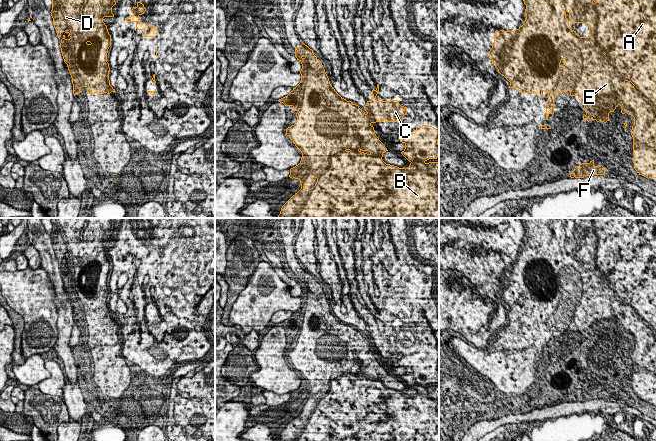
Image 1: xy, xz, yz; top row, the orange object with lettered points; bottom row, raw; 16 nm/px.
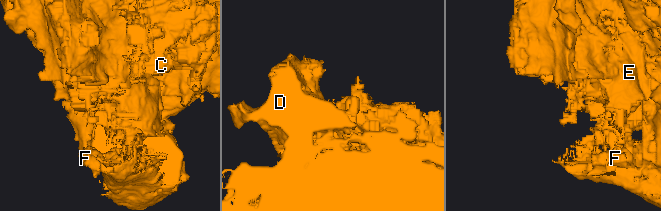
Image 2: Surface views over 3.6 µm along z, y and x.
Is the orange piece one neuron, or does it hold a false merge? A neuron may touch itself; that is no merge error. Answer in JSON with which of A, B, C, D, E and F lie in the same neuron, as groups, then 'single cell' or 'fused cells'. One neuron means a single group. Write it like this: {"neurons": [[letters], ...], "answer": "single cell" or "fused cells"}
{"neurons": [["A", "B", "C", "D", "E", "F"]], "answer": "single cell"}

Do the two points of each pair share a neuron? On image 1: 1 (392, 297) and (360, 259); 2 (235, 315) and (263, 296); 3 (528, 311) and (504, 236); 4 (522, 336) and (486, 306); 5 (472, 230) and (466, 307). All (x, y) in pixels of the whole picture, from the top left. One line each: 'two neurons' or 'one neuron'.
1: one neuron
2: one neuron
3: two neurons
4: two neurons
5: one neuron

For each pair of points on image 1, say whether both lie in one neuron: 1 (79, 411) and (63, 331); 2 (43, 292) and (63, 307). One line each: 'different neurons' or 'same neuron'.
1: different neurons
2: different neurons

